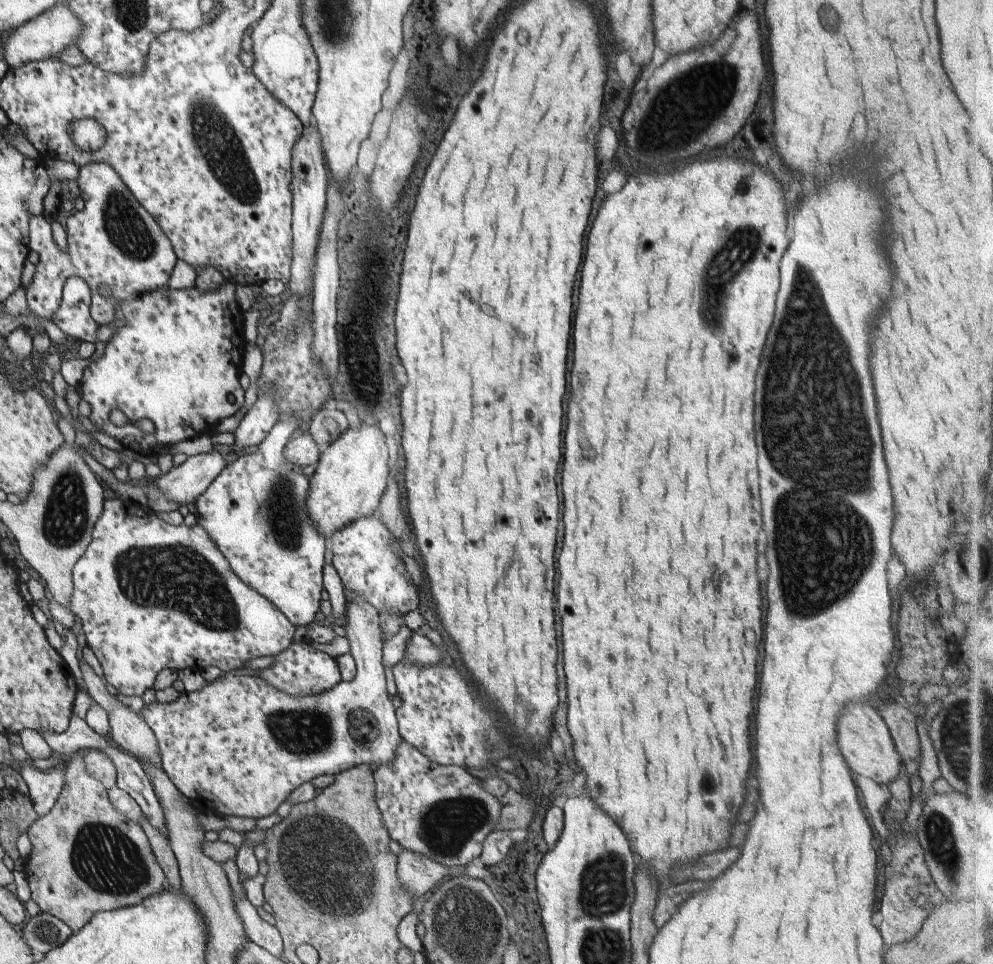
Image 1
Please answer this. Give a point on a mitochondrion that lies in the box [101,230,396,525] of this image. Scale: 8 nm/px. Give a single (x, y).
(353, 375)

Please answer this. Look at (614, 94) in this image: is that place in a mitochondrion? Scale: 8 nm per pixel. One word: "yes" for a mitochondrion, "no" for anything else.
no

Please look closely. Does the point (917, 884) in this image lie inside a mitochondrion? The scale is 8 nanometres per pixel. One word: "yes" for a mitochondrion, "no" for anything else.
yes

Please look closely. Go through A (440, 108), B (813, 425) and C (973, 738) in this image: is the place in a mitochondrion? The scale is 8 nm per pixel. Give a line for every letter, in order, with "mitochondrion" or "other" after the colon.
A: other
B: mitochondrion
C: mitochondrion

